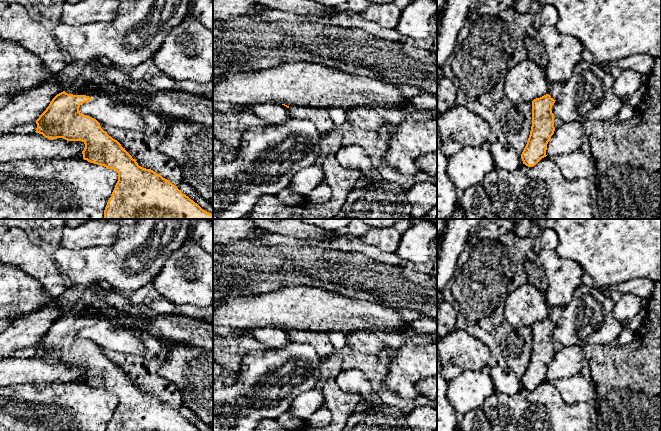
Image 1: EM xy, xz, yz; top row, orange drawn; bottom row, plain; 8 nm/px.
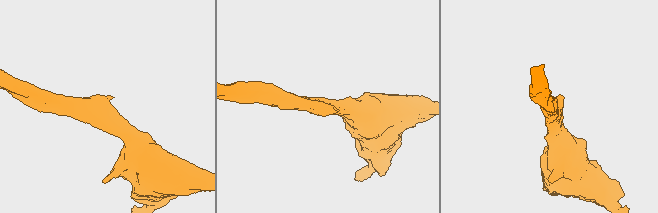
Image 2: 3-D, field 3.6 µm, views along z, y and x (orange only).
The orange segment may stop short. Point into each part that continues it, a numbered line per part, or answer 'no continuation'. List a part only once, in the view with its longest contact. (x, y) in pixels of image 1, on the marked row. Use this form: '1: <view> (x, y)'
1: xy (74, 89)

